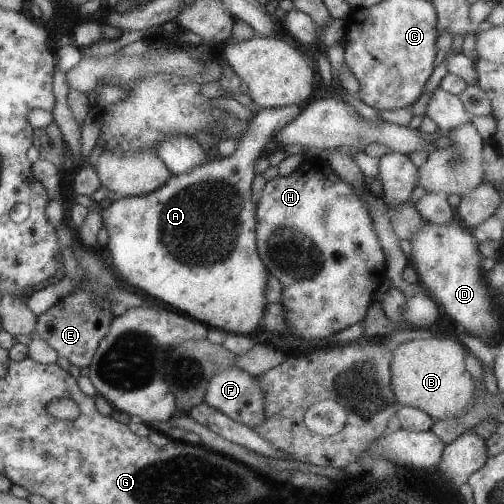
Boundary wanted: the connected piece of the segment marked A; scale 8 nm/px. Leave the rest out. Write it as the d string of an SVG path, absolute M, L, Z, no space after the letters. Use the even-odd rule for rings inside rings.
M291 104L291 106L281 106L281 108L258 108L257 112L255 112L253 115L250 116L249 122L247 122L247 128L245 128L245 134L243 134L243 138L241 140L237 140L237 142L234 142L235 145L235 152L233 154L229 154L229 156L226 157L219 157L219 156L212 156L210 159L203 164L203 166L195 166L195 168L191 168L191 170L187 170L187 172L183 172L183 174L178 174L177 176L171 175L171 178L163 184L163 186L160 186L155 192L151 192L151 194L144 194L143 196L134 196L134 197L119 197L119 199L111 202L109 206L106 208L101 208L97 202L94 202L91 197L88 197L86 194L77 194L75 196L75 200L73 202L77 202L77 204L81 204L81 206L84 206L87 210L97 210L99 212L99 216L101 217L101 224L105 226L105 230L107 230L107 236L108 241L106 246L104 247L107 249L110 255L112 255L112 266L115 273L115 276L118 278L118 280L125 280L127 282L127 287L137 288L137 290L140 290L141 292L144 292L145 294L149 295L151 298L157 298L159 302L164 302L169 306L171 305L171 308L175 308L178 313L187 315L189 318L192 318L193 320L196 320L197 322L203 323L208 328L216 329L218 331L224 331L225 333L233 333L238 335L250 335L257 326L260 326L264 324L263 319L261 316L263 316L263 310L265 310L265 304L267 304L267 300L265 300L265 286L267 286L267 270L263 266L263 263L261 260L259 260L259 256L257 256L257 249L256 249L256 224L257 219L255 218L255 208L256 204L253 204L253 198L251 198L251 180L253 180L253 168L255 168L255 160L259 157L259 154L263 152L263 148L267 147L267 144L271 144L271 138L274 138L275 134L283 128L283 126L287 126L291 120L294 118L297 118L299 116L299 113L301 110L299 109L299 104Z

